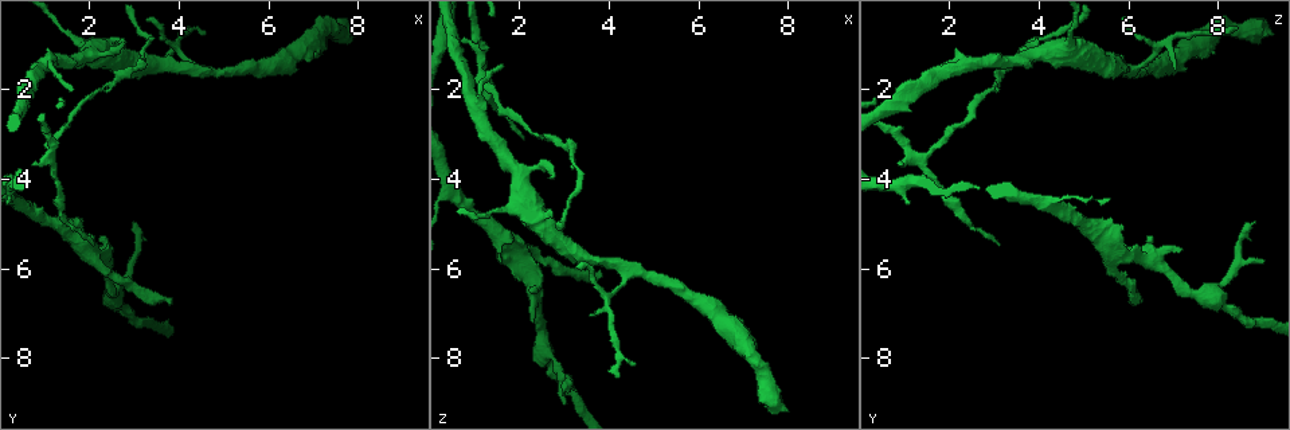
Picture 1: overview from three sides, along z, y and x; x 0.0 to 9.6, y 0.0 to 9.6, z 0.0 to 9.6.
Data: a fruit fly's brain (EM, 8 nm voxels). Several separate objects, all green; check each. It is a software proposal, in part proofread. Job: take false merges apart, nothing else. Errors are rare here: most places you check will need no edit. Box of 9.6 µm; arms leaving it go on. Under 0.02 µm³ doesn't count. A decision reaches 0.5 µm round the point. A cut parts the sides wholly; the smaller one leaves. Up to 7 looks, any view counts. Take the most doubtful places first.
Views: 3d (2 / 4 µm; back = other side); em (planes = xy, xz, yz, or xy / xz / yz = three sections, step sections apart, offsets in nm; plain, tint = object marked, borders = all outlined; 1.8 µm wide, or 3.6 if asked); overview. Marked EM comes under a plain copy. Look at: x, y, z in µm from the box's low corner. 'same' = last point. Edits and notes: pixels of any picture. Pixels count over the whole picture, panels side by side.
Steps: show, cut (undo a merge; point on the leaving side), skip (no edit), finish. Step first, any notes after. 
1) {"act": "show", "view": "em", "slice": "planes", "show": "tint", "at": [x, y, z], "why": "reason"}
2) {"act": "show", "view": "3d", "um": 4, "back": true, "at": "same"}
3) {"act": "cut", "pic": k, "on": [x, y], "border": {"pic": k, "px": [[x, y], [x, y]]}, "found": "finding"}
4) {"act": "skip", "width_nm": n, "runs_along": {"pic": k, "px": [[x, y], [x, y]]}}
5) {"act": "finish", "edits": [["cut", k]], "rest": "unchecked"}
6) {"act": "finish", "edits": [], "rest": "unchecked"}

{"act": "show", "view": "3d", "um": 4, "at": [1.05, 3.50, 1.20], "why": "three-way junction"}

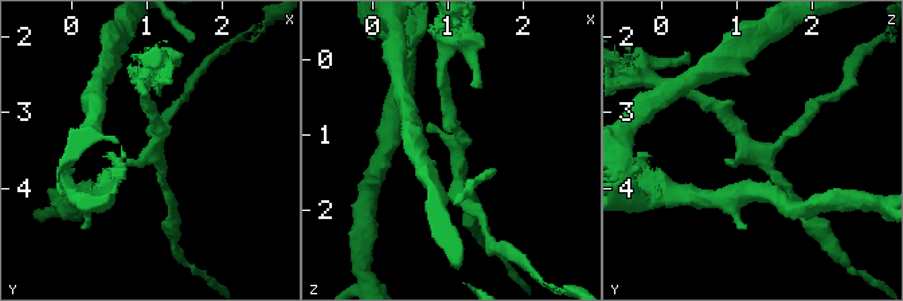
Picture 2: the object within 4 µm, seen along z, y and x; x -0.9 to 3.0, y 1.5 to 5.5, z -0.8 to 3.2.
{"act": "show", "view": "em", "slice": "planes", "show": "tint", "at": [1.15, 3.45, 1.30], "why": "now the EM"}

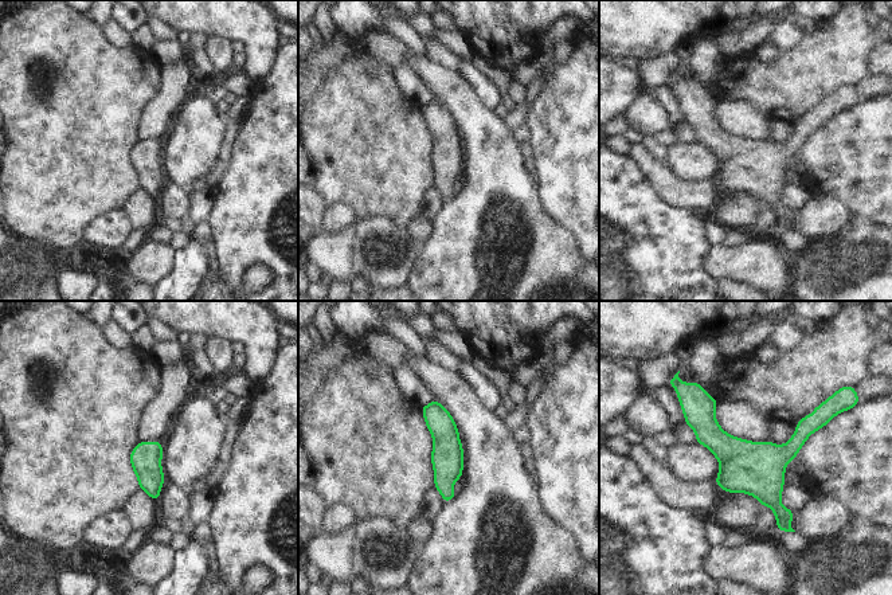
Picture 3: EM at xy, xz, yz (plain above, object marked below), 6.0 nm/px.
{"act": "skip", "width_nm": 190, "found": "one neuron here"}

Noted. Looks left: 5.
{"act": "show", "view": "em", "um": 3.6, "slice": "planes", "show": "tint", "at": [4.45, 1.65, 6.05], "why": "sharp bend"}

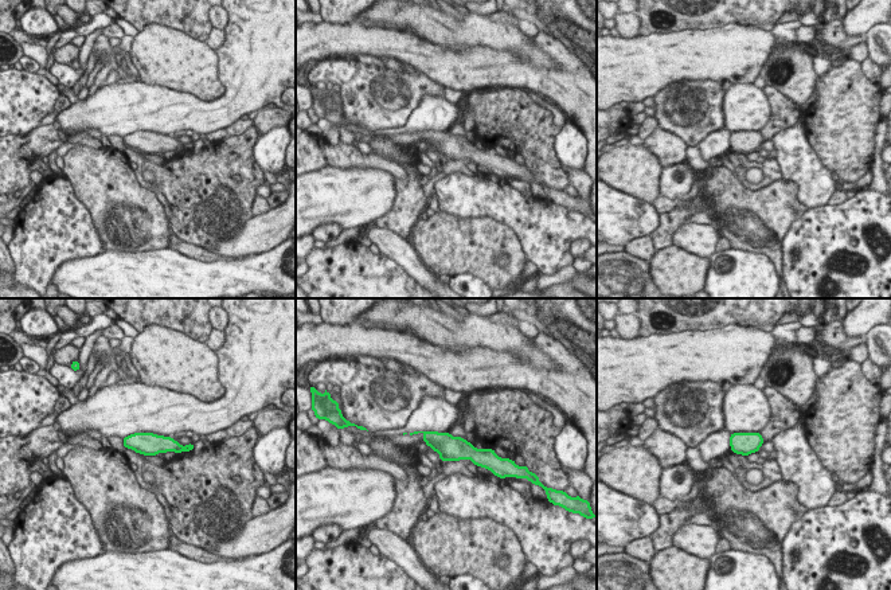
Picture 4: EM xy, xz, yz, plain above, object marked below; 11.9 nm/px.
{"act": "skip", "found": "all the same neuron"}

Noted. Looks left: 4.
{"act": "show", "view": "3d", "um": 4, "back": true, "at": [2.05, 5.85, 5.65], "why": "two arms in line, one across"}

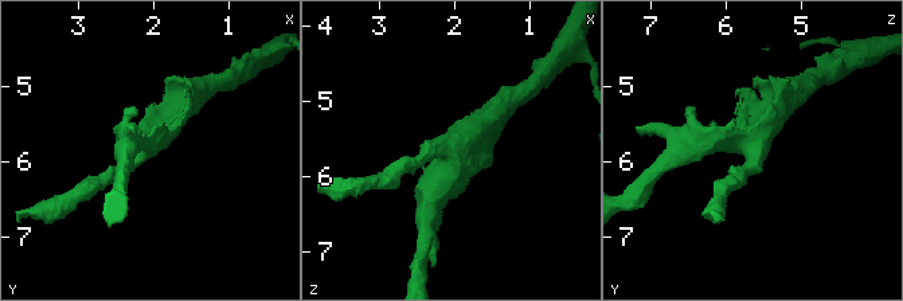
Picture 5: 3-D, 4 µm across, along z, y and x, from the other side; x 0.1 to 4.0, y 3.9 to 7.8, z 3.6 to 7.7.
{"act": "show", "view": "em", "slice": "xz", "step": 16, "show": "tint", "at": [2.05, 5.80, 5.65], "why": "shape alone is not enough"}

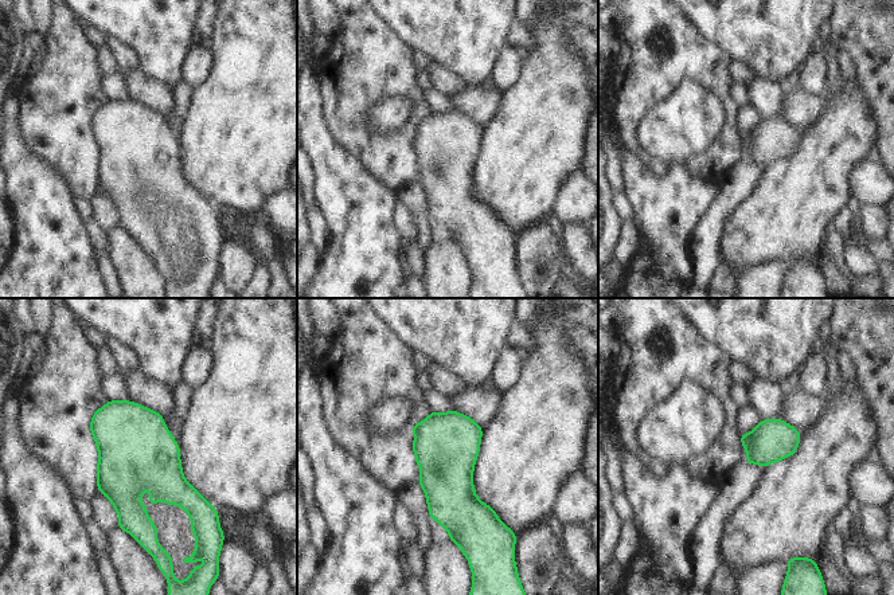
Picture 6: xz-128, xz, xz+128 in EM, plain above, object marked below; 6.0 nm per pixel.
{"act": "show", "view": "em", "slice": "planes", "show": "tint", "at": "same", "why": "cut it another way"}

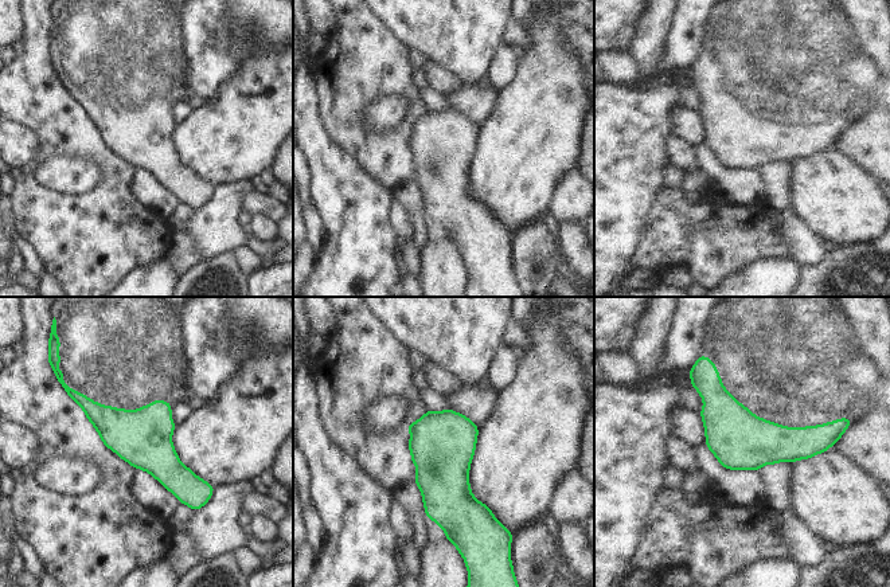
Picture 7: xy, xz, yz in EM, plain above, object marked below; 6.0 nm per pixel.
{"act": "skip", "width_nm": 340, "runs_along": {"pic": 7, "px": [[79, 399], [133, 434], [205, 499]]}, "found": "one neuron here"}

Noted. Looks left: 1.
{"act": "finish", "edits": [], "rest": "unchecked"}

